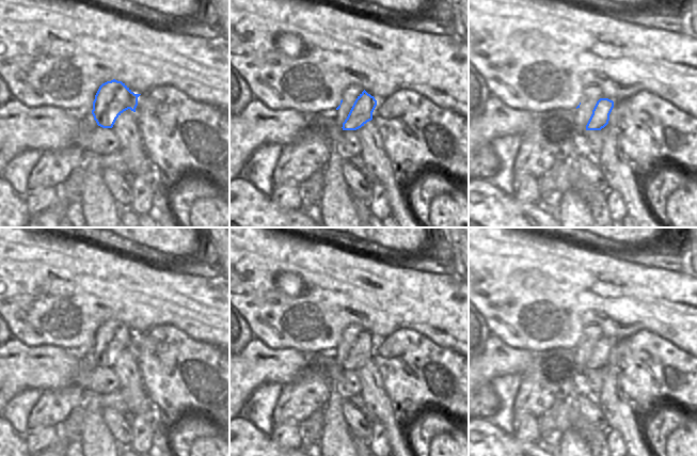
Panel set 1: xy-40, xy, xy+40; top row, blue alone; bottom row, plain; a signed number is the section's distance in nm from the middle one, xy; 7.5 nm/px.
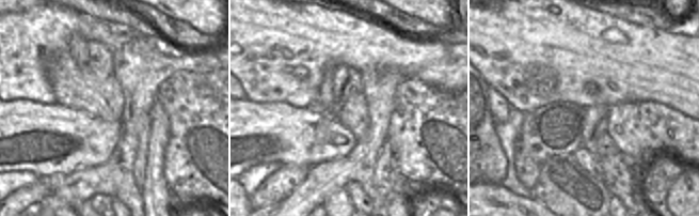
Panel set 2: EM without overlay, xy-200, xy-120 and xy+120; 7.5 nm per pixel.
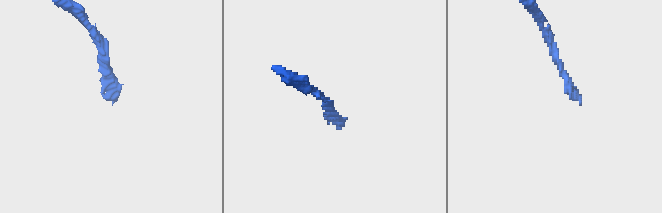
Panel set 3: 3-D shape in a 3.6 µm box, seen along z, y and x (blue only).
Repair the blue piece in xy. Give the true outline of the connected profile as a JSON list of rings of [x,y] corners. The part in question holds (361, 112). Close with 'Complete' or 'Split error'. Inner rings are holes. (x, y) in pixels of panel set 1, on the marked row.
[[[348,85],[336,108],[335,122],[343,130],[357,130],[373,120],[377,100],[361,85]]]. Split error

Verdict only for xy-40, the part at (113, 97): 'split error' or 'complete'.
complete

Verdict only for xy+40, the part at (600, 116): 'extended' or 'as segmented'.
extended

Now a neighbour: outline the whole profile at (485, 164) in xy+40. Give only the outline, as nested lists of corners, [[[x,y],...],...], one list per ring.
[[[492,143],[480,147],[469,163],[469,179],[491,179],[501,168]]]

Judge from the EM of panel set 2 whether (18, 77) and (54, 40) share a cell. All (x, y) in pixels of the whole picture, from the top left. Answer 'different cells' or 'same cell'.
same cell

